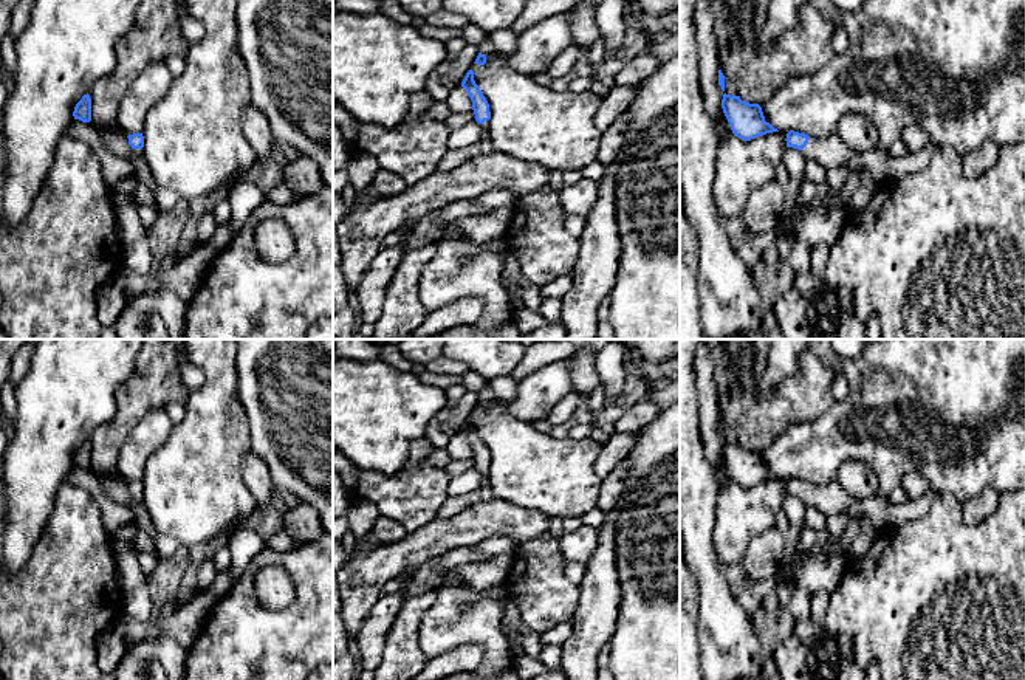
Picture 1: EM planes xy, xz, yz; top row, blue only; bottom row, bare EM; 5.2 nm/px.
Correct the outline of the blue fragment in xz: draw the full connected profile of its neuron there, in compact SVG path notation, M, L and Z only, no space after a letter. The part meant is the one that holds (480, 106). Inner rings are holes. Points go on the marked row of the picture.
M469 70L461 82L461 87L468 91L471 101L472 101L472 110L475 115L475 121L483 125L485 129L485 136L482 141L482 153L491 153L494 152L491 138L489 138L489 119L491 119L491 112L489 112L489 104L486 98L483 96L482 90L474 81L474 71Z

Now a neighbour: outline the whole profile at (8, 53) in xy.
M6 34L0 45L0 56L2 56L3 67L9 71L15 71L17 68L17 53L14 43L15 39Z

